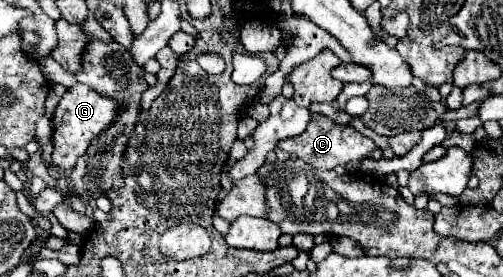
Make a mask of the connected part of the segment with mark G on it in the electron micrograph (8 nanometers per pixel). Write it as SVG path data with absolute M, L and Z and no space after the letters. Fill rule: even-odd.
M76 83L74 87L70 87L62 95L62 101L56 107L56 113L52 119L52 129L54 129L54 133L52 133L52 143L54 143L52 159L54 159L54 165L64 169L64 171L70 171L76 165L76 159L86 153L92 139L112 125L112 121L116 117L114 107L116 107L116 103L112 99L98 95L88 85Z

